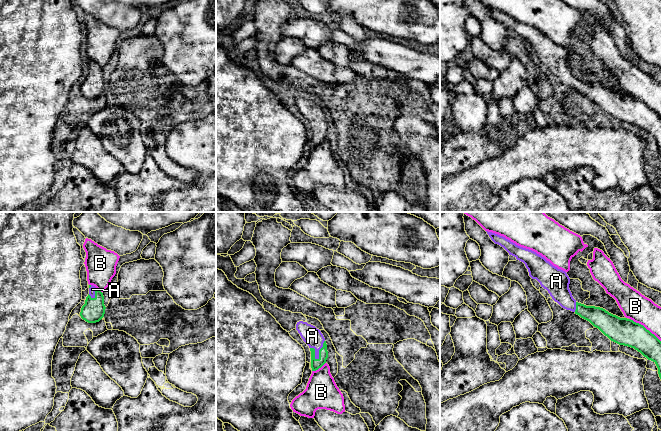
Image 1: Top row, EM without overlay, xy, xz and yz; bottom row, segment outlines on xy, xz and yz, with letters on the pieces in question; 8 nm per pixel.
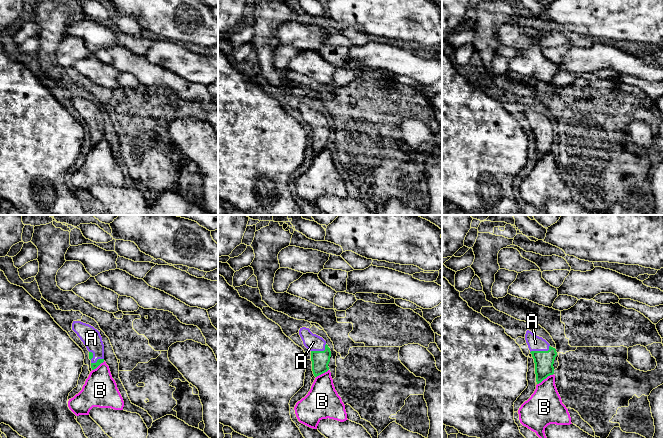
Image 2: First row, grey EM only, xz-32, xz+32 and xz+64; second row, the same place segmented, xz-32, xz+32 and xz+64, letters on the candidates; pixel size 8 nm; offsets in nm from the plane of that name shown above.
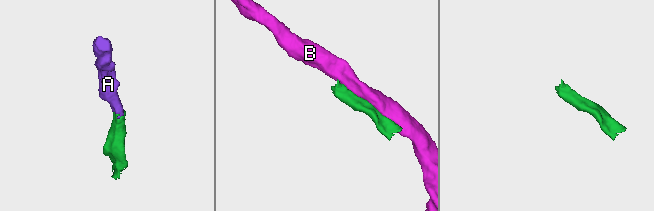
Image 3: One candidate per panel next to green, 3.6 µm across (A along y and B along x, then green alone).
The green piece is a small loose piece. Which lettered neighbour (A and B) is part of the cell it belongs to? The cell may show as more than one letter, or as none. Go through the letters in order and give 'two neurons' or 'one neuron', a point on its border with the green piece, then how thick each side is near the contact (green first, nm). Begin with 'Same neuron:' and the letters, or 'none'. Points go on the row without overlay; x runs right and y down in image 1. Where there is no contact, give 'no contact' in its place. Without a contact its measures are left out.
Same neuron: A
A: one neuron; meets green in xz at (319, 126); 80 nm thick on the green side, 150 nm on the other
B: two neurons; meets green in yz at (644, 103); 220 nm thick on the green side, 220 nm on the other

